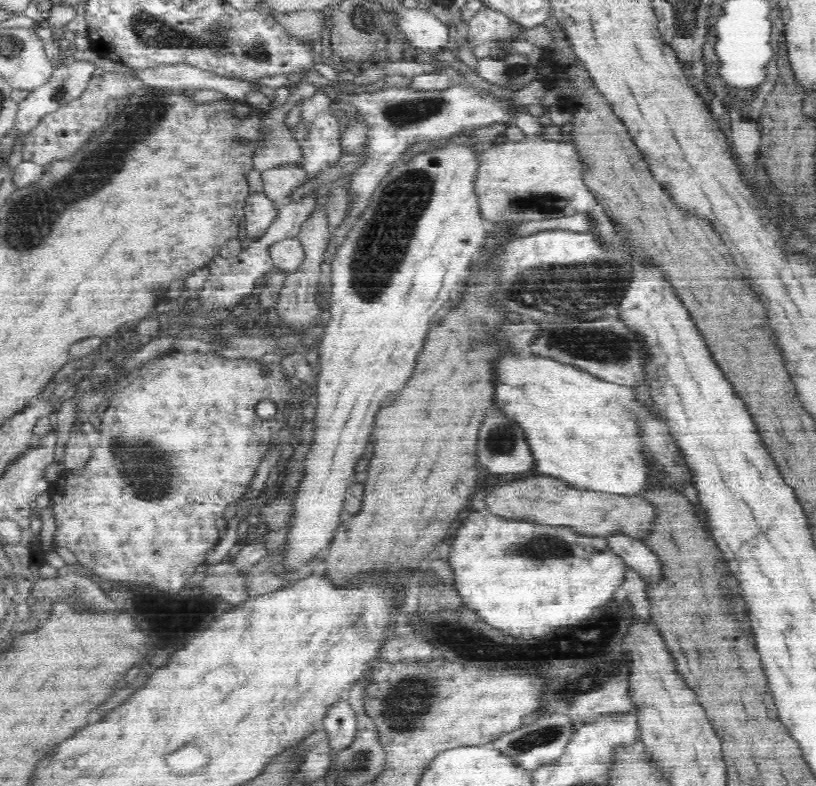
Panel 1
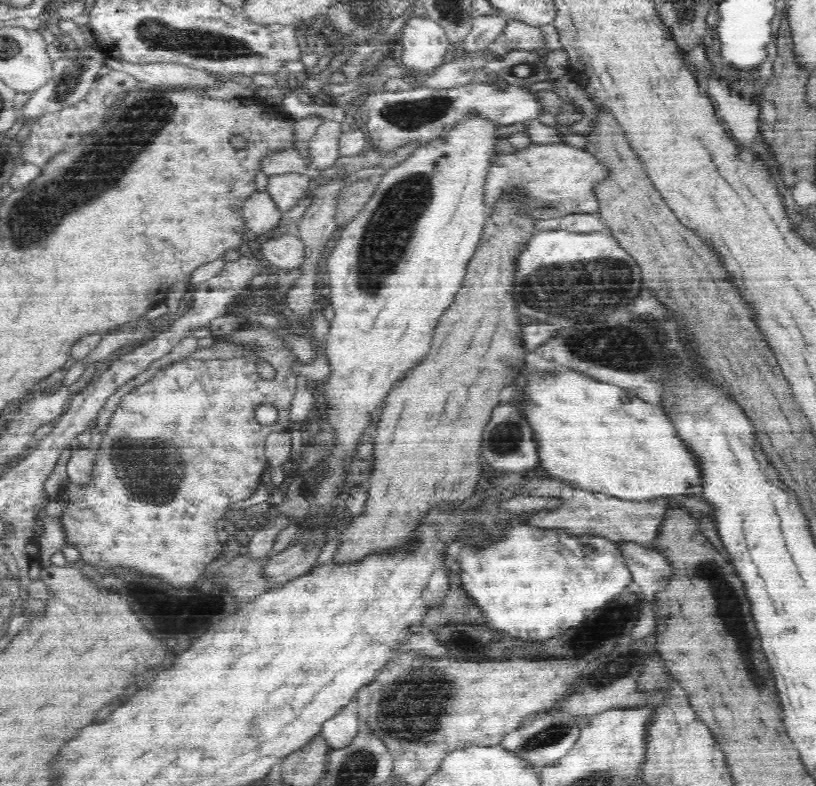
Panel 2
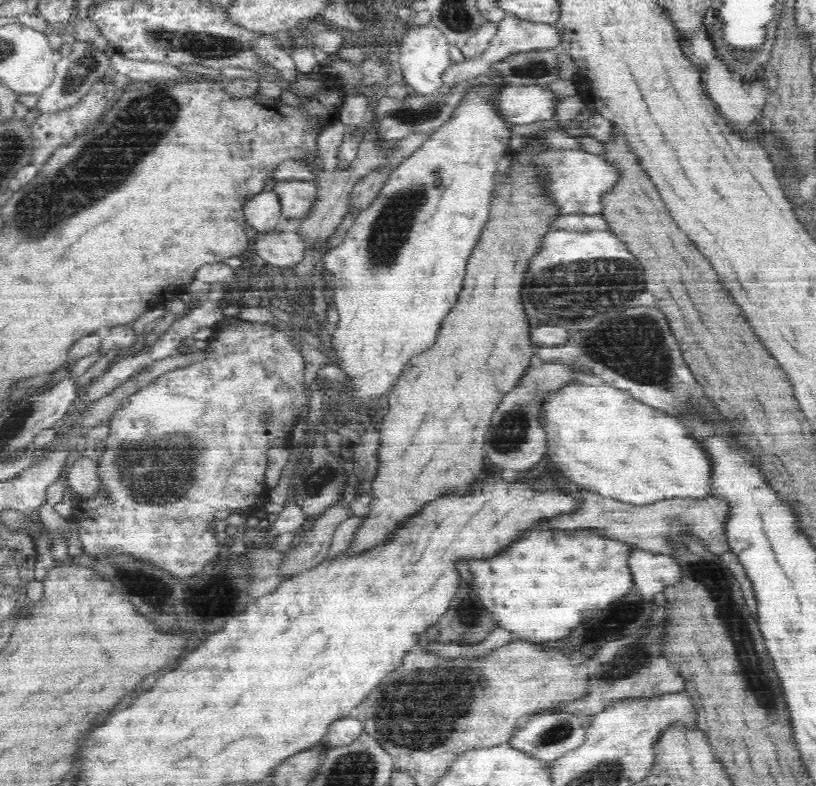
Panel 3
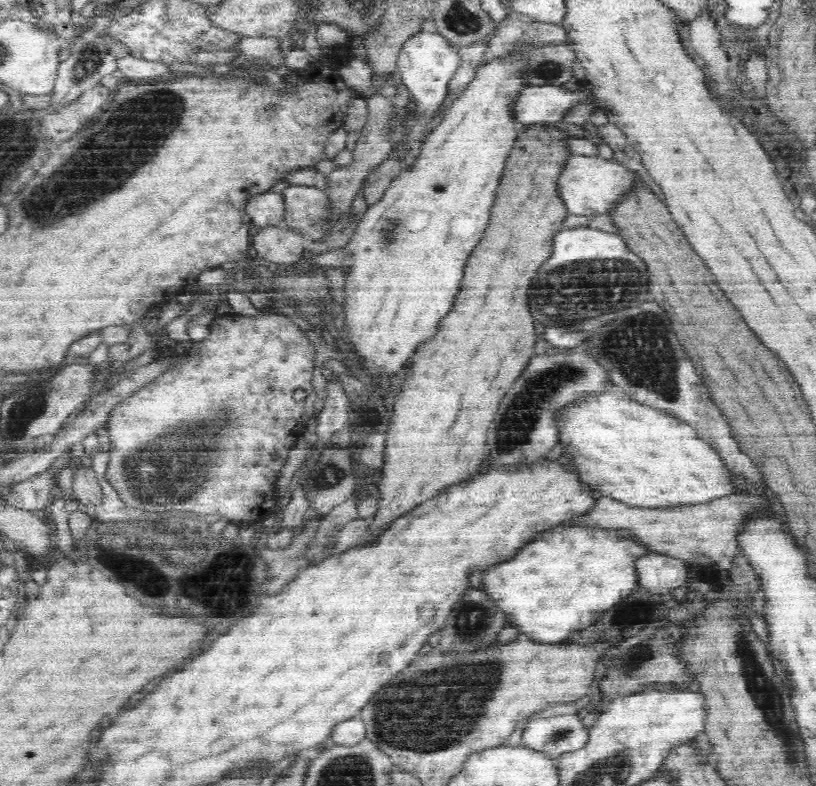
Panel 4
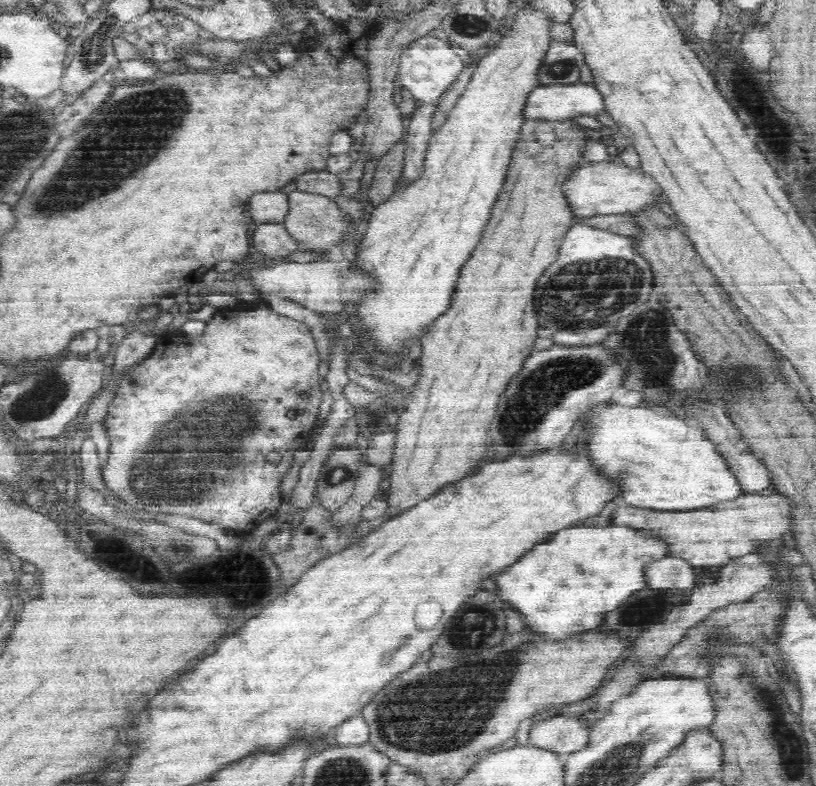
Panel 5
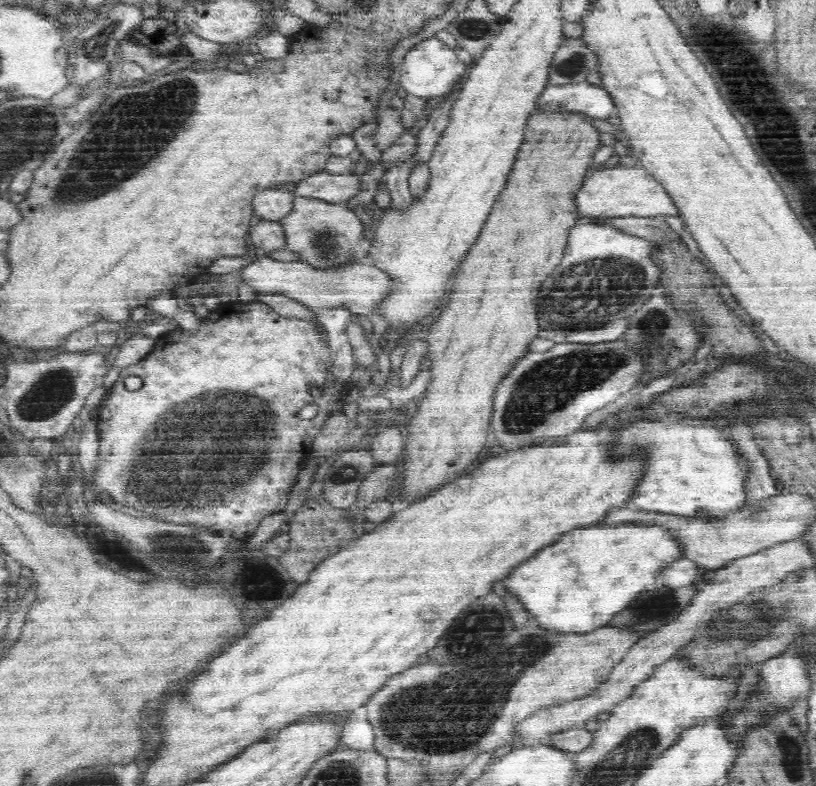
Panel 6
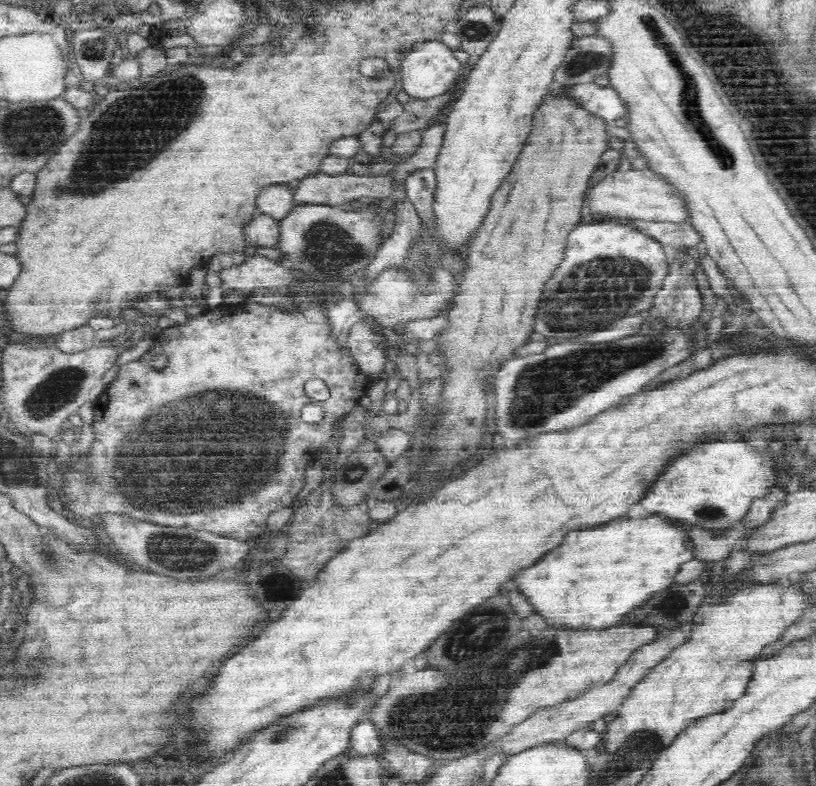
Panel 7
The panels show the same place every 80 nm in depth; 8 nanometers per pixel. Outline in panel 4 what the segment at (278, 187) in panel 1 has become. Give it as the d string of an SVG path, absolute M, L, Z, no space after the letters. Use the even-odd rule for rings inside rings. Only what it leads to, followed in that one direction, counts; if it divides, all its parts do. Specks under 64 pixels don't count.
M290 184L280 192L284 200L283 220L308 240L319 240L326 233L318 225L327 210L327 197L322 189L310 184Z

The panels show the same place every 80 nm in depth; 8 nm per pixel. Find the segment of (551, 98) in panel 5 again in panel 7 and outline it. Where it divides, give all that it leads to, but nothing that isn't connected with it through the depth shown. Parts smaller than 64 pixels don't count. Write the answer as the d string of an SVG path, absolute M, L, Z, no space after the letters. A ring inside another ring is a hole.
M552 81L547 97L564 97L574 101L580 109L594 115L606 123L612 123L624 117L626 107L610 86L600 86L594 82L588 84L559 85Z

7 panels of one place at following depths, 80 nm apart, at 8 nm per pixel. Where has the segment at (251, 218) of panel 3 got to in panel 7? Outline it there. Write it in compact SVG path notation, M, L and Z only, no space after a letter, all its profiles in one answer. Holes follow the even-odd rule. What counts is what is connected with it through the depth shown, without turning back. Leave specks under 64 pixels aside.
M286 184L272 185L259 191L255 206L259 214L281 221L293 210L295 206L293 198L293 191Z

